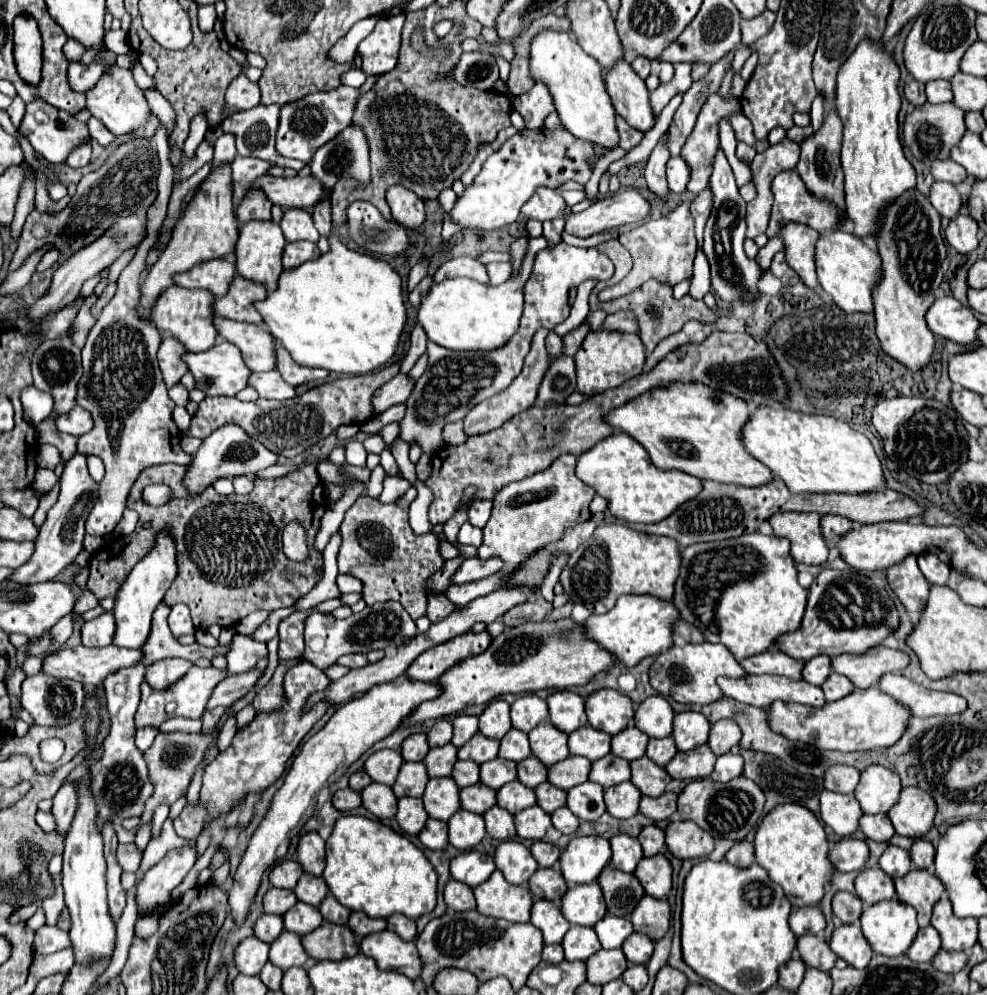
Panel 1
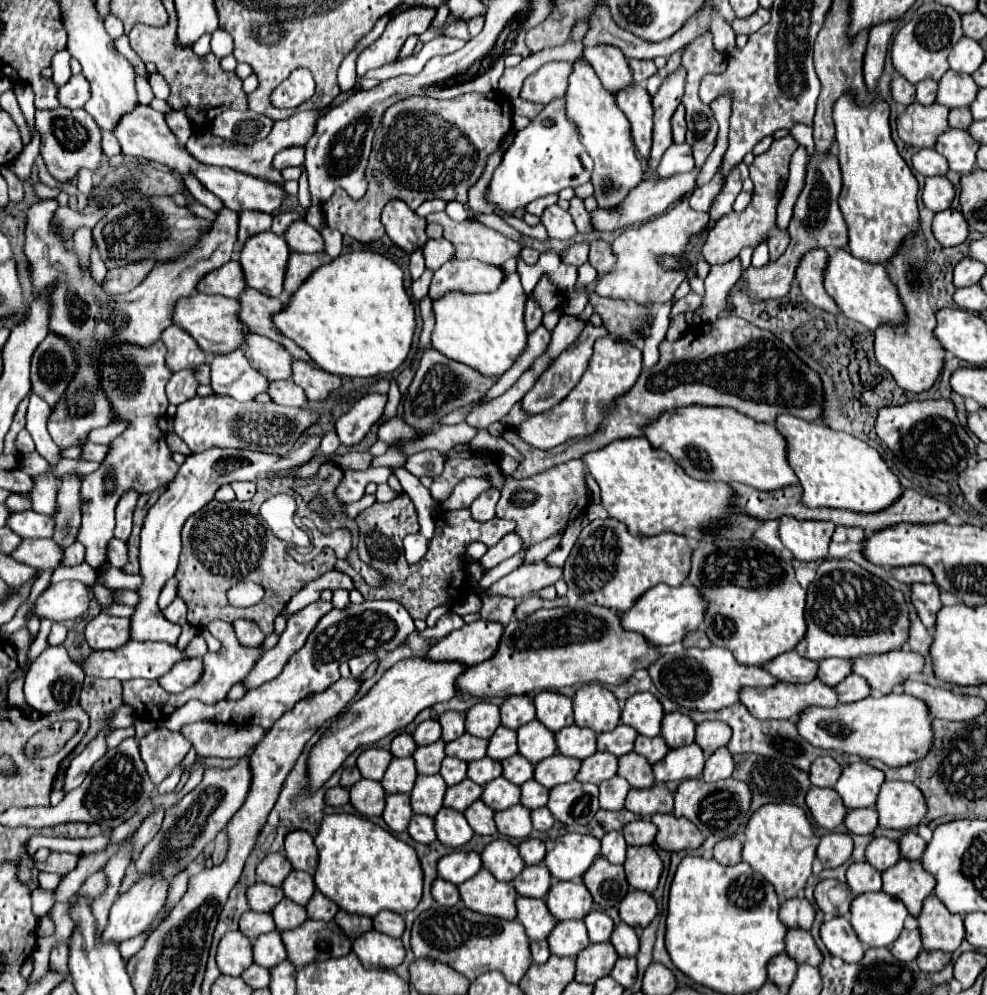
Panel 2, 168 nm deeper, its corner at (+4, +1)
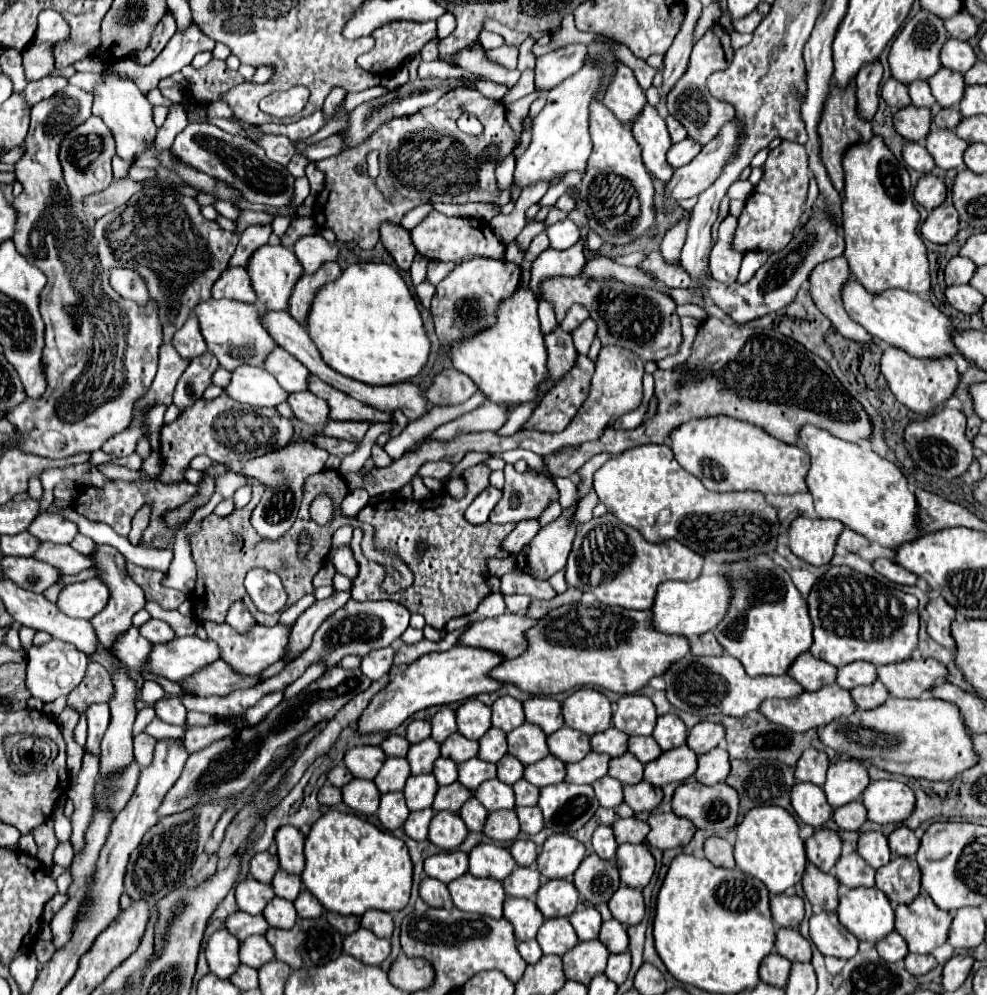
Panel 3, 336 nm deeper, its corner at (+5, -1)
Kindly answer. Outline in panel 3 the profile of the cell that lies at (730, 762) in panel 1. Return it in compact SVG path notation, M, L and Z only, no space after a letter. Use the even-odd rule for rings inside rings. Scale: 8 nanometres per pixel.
M714 748L708 754L698 758L698 770L694 772L696 780L702 784L718 784L724 782L730 774L730 760L724 748Z

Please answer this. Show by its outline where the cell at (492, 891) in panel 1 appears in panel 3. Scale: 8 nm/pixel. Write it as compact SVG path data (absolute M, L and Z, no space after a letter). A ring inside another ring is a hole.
M464 874L448 884L454 906L464 912L478 912L492 918L502 918L504 912L504 888L502 882L492 878L476 878Z

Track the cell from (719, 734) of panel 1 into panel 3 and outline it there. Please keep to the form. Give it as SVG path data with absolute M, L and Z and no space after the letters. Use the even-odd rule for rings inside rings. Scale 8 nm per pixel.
M704 720L692 728L686 744L700 756L700 754L706 754L712 748L716 748L722 740L724 740L724 726Z

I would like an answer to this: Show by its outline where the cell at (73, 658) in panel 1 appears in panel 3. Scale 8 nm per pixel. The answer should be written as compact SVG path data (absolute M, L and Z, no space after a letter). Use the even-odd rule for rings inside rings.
M182 636L166 644L154 644L152 662L148 662L148 666L152 666L152 674L182 680L218 658L220 650L216 642L200 640L198 636Z

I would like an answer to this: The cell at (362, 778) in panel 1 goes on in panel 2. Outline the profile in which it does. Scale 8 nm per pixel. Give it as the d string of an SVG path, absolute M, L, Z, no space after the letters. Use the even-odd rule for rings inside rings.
M345 768L343 774L341 774L339 784L341 784L343 788L351 788L357 780L361 780L361 772L359 772L357 768Z

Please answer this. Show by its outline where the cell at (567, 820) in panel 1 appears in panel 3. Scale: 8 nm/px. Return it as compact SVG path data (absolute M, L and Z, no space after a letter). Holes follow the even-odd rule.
M516 806L514 810L518 814L522 832L526 832L526 834L538 834L544 828L544 818L542 818L538 806L532 806L532 808L520 808L520 806Z

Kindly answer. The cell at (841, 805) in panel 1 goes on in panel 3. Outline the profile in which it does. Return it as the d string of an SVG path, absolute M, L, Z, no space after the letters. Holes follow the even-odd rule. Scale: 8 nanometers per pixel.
M796 784L792 788L792 806L800 820L812 828L822 828L834 814L824 790L816 784Z

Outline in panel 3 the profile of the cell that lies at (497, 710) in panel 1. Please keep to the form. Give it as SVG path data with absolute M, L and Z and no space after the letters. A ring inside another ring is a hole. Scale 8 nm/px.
M478 698L466 700L458 710L456 710L456 720L458 720L458 732L464 734L470 740L480 740L492 726L490 722L490 708L480 702Z

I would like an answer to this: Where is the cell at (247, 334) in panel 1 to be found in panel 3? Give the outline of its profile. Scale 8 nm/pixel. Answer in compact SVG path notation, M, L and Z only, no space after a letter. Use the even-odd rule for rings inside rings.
M276 346L272 354L268 354L264 368L278 380L278 384L286 392L300 392L306 390L306 378L308 378L308 368L304 368L294 356L290 356L286 350Z

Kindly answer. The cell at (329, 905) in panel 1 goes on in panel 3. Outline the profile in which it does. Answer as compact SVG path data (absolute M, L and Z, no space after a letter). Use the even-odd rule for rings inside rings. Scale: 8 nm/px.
M308 890L300 892L300 896L294 900L294 906L300 918L320 918L324 914L324 906L320 906L318 898L314 898Z

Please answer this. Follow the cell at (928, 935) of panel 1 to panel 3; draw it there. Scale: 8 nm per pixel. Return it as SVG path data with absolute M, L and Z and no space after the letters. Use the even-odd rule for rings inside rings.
M896 932L888 934L886 938L882 938L876 944L876 950L886 962L900 962L908 954L908 946L906 946L904 938L900 938L900 934L896 934Z

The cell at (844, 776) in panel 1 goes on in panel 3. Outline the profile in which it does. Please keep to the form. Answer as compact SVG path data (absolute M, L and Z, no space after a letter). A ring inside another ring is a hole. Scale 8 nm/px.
M806 750L796 764L796 780L798 782L812 782L816 786L824 786L826 770L828 770L828 756L822 750Z

